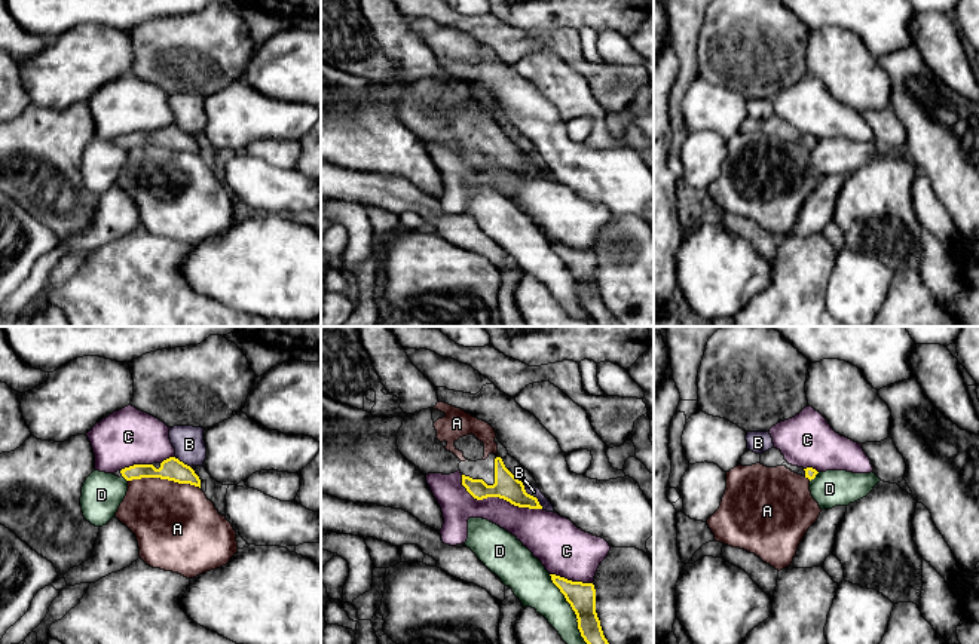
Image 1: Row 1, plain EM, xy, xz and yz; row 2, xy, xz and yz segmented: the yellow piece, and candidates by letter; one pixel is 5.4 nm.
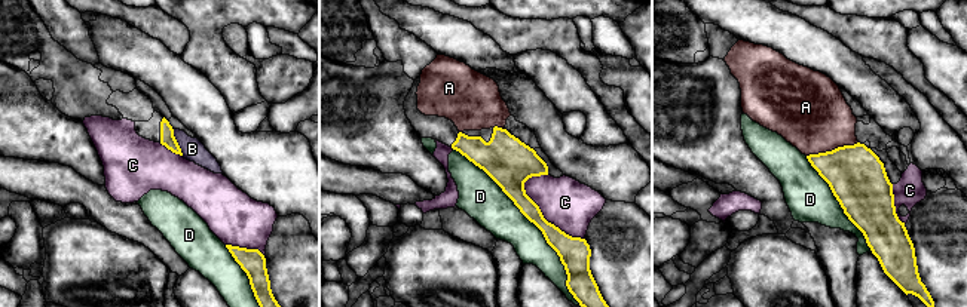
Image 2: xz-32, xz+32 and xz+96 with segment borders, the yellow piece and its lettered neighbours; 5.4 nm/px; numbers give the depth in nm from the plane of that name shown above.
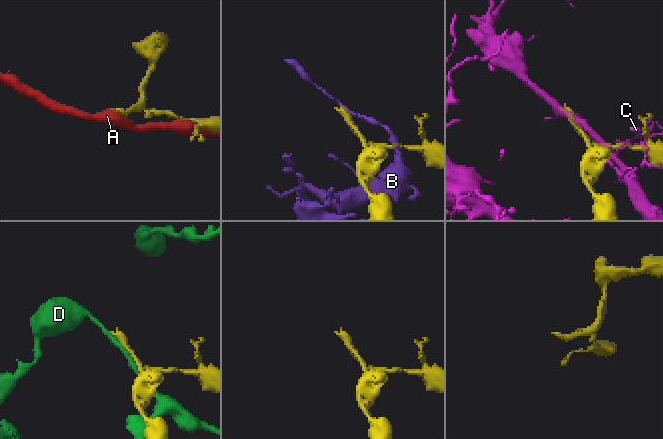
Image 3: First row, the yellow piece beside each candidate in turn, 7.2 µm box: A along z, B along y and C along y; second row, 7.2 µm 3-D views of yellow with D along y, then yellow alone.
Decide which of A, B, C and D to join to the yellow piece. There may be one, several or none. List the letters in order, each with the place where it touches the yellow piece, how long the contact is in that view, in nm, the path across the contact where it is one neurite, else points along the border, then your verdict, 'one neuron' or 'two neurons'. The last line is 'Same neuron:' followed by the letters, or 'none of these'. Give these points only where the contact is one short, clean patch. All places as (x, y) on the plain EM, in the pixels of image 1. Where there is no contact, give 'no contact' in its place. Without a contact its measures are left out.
A: contact xy (164, 146); length 400 nm; two neurons
B: contact xz (532, 163); length 180 nm; two neurons
C: contact xz (496, 163); length 480 nm; two neurons
D: contact xz (577, 284); length 500 nm; two neurons
Same neuron: none of these

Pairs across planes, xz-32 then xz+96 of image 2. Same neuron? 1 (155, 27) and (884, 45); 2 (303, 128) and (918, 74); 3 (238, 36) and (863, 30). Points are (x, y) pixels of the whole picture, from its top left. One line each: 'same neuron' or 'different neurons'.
1: same neuron
2: same neuron
3: same neuron

